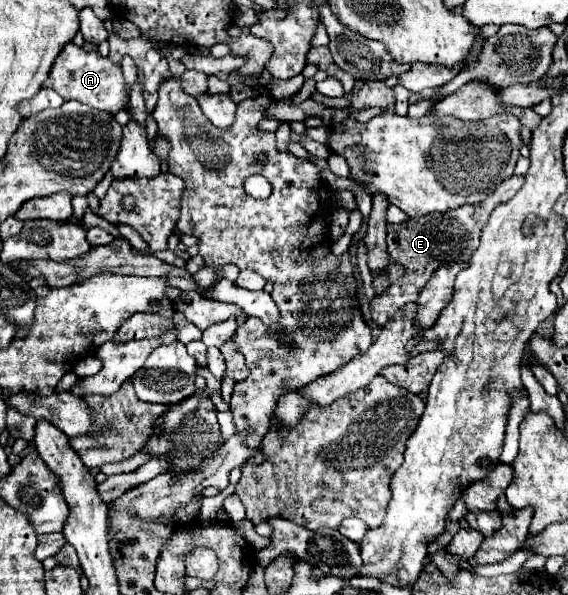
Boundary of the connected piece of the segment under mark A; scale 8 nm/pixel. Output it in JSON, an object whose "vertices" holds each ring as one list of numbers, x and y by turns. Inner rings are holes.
{"vertices":[[68,42,58,54,58,58,54,60,54,66,44,86,56,90,64,100,78,100,82,104,88,104,92,108,98,108,110,114,118,114,120,110,128,106,126,80,122,76,120,64,112,62,110,58,100,56,96,50,86,52,84,48,74,46,72,42]]}

